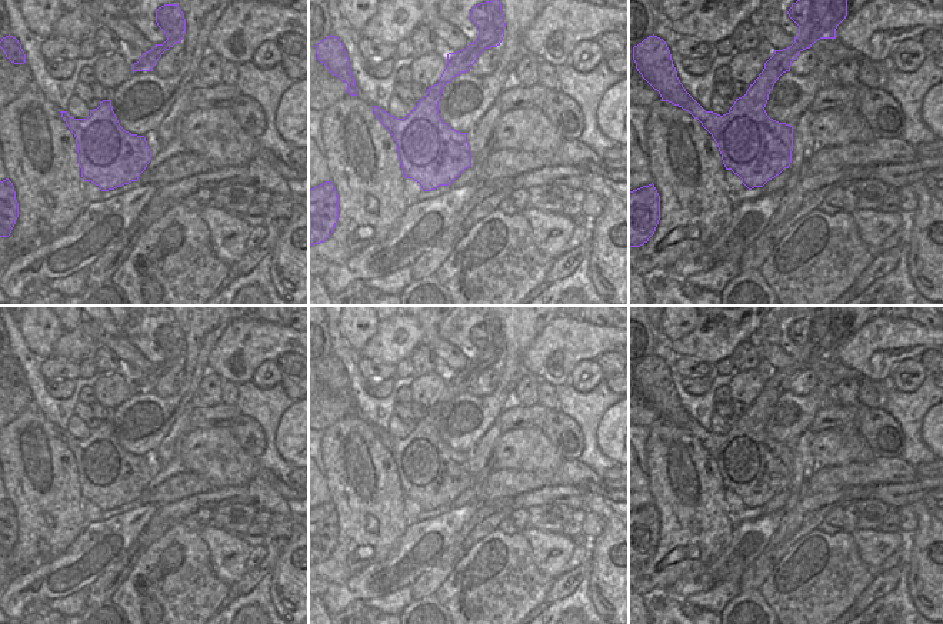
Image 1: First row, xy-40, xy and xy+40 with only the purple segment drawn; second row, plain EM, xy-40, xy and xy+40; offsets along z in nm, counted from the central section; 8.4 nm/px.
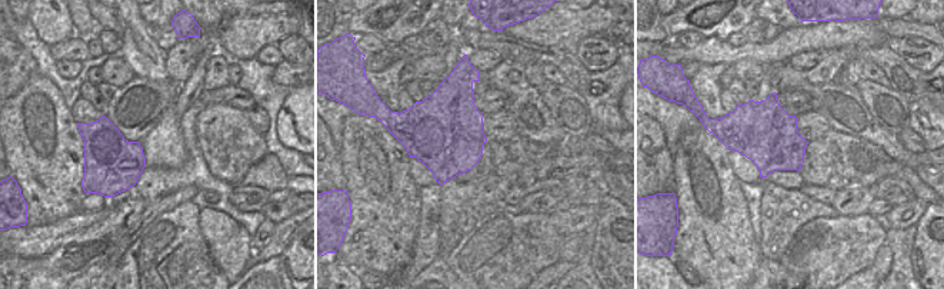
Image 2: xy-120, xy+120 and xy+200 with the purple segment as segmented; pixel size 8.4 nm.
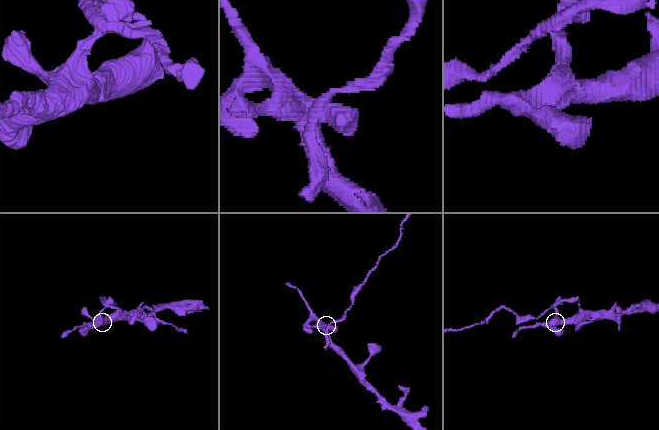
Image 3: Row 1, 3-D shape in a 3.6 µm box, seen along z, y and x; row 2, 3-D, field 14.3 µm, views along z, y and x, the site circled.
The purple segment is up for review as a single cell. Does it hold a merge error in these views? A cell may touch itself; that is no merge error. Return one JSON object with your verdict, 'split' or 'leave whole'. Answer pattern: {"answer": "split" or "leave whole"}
{"answer": "split"}

